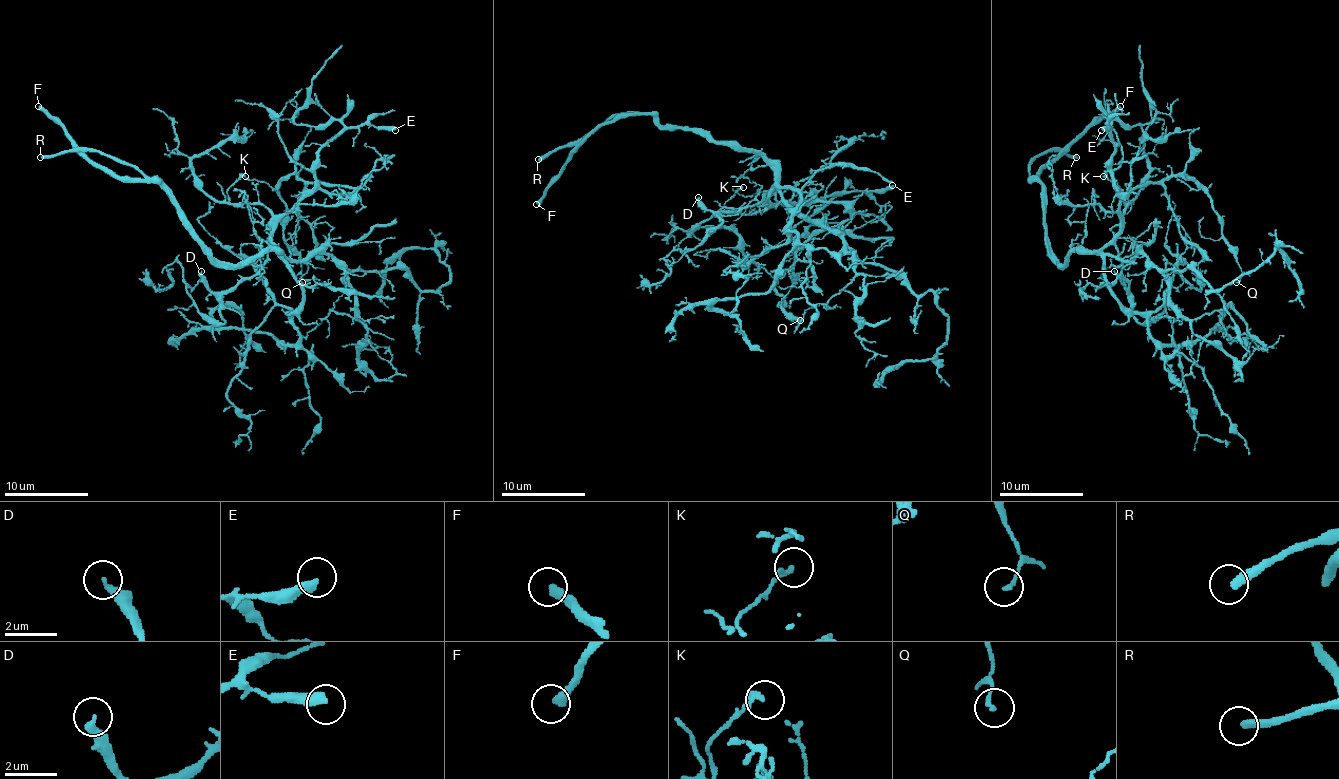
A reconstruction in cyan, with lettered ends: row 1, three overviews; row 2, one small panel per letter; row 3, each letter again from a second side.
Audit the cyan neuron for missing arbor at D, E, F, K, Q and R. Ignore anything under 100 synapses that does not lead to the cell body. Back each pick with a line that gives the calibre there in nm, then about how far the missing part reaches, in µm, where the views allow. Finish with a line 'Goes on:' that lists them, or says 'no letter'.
F: Thickness 360 nm. Missing length about 200 µm
R: Thickness 320 nm. Missing length about 9 µm
Goes on: F, R

